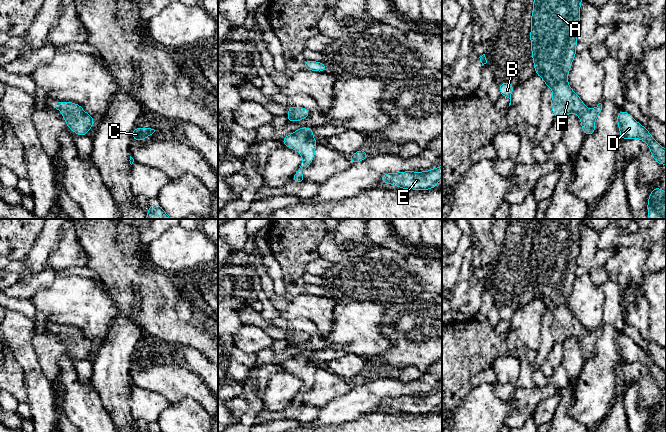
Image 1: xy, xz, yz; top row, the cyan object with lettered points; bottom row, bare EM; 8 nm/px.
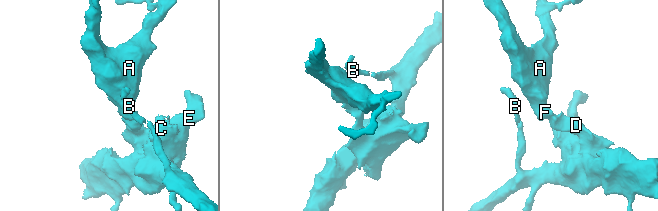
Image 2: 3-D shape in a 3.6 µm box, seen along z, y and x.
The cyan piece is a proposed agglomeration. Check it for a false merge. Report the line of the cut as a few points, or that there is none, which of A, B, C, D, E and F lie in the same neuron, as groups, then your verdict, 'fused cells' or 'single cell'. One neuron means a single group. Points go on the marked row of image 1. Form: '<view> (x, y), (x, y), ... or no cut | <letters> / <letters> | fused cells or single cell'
no cut | A B C D E F | single cell

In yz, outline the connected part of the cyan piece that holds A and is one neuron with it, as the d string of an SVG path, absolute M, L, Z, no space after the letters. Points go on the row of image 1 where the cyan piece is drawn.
M534 0L531 15L531 51L536 75L553 91L551 109L555 118L563 119L570 113L579 116L585 135L595 133L595 120L602 110L599 103L589 110L580 97L568 85L568 73L576 56L577 35L580 28L582 0Z

